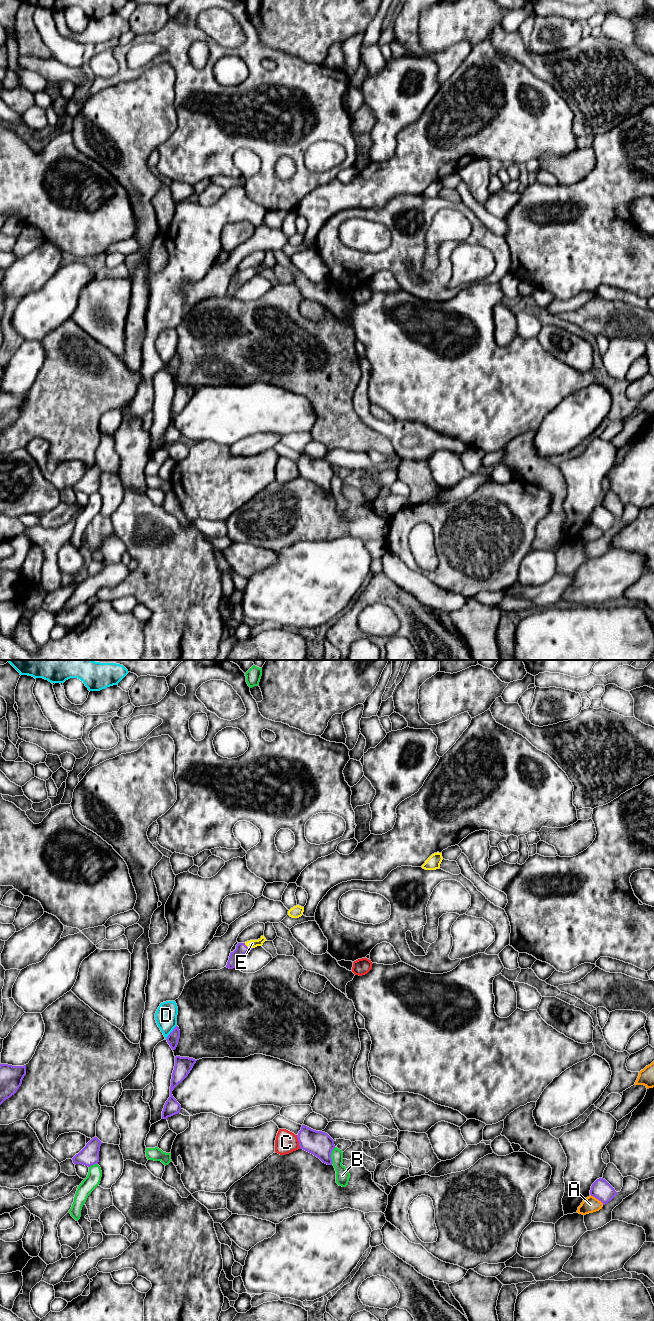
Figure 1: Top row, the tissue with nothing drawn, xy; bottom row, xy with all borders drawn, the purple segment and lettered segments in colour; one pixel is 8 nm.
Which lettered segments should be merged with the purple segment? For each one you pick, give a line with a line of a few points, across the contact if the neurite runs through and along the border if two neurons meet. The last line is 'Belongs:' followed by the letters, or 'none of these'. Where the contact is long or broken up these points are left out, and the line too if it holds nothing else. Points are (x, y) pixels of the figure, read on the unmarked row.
E: Line: xy (241, 276), (248, 275), (252, 271)
Belongs: E

